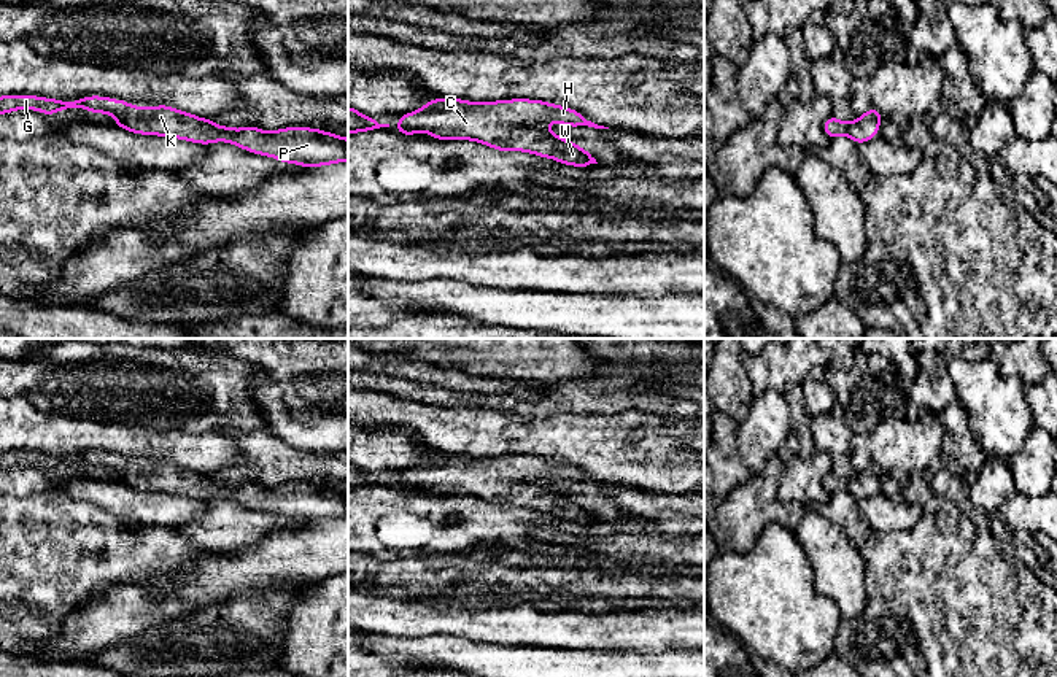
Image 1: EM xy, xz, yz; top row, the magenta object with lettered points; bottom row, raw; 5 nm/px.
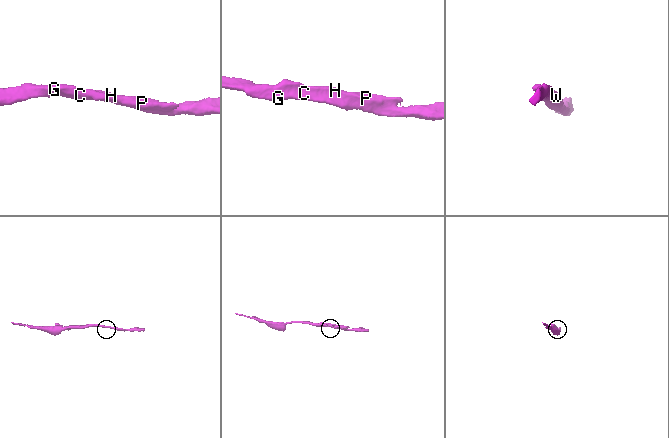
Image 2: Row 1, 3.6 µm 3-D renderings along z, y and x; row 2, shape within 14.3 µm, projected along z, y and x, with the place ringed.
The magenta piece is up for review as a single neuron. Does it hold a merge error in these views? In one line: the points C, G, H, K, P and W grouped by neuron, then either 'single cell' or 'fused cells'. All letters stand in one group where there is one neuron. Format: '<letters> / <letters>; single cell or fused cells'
C G H K P W; single cell

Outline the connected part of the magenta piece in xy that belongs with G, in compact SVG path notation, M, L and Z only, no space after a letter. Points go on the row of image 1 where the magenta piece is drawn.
M35 95L0 97L0 114L14 110L35 110L54 114L59 110L84 108L92 113L105 113L116 119L118 127L143 135L161 135L210 145L227 141L242 149L270 156L273 159L319 167L335 162L348 162L348 138L323 132L319 129L288 127L265 132L257 127L232 129L216 126L211 119L197 118L172 106L132 106L124 100L108 97L84 97L62 102Z

